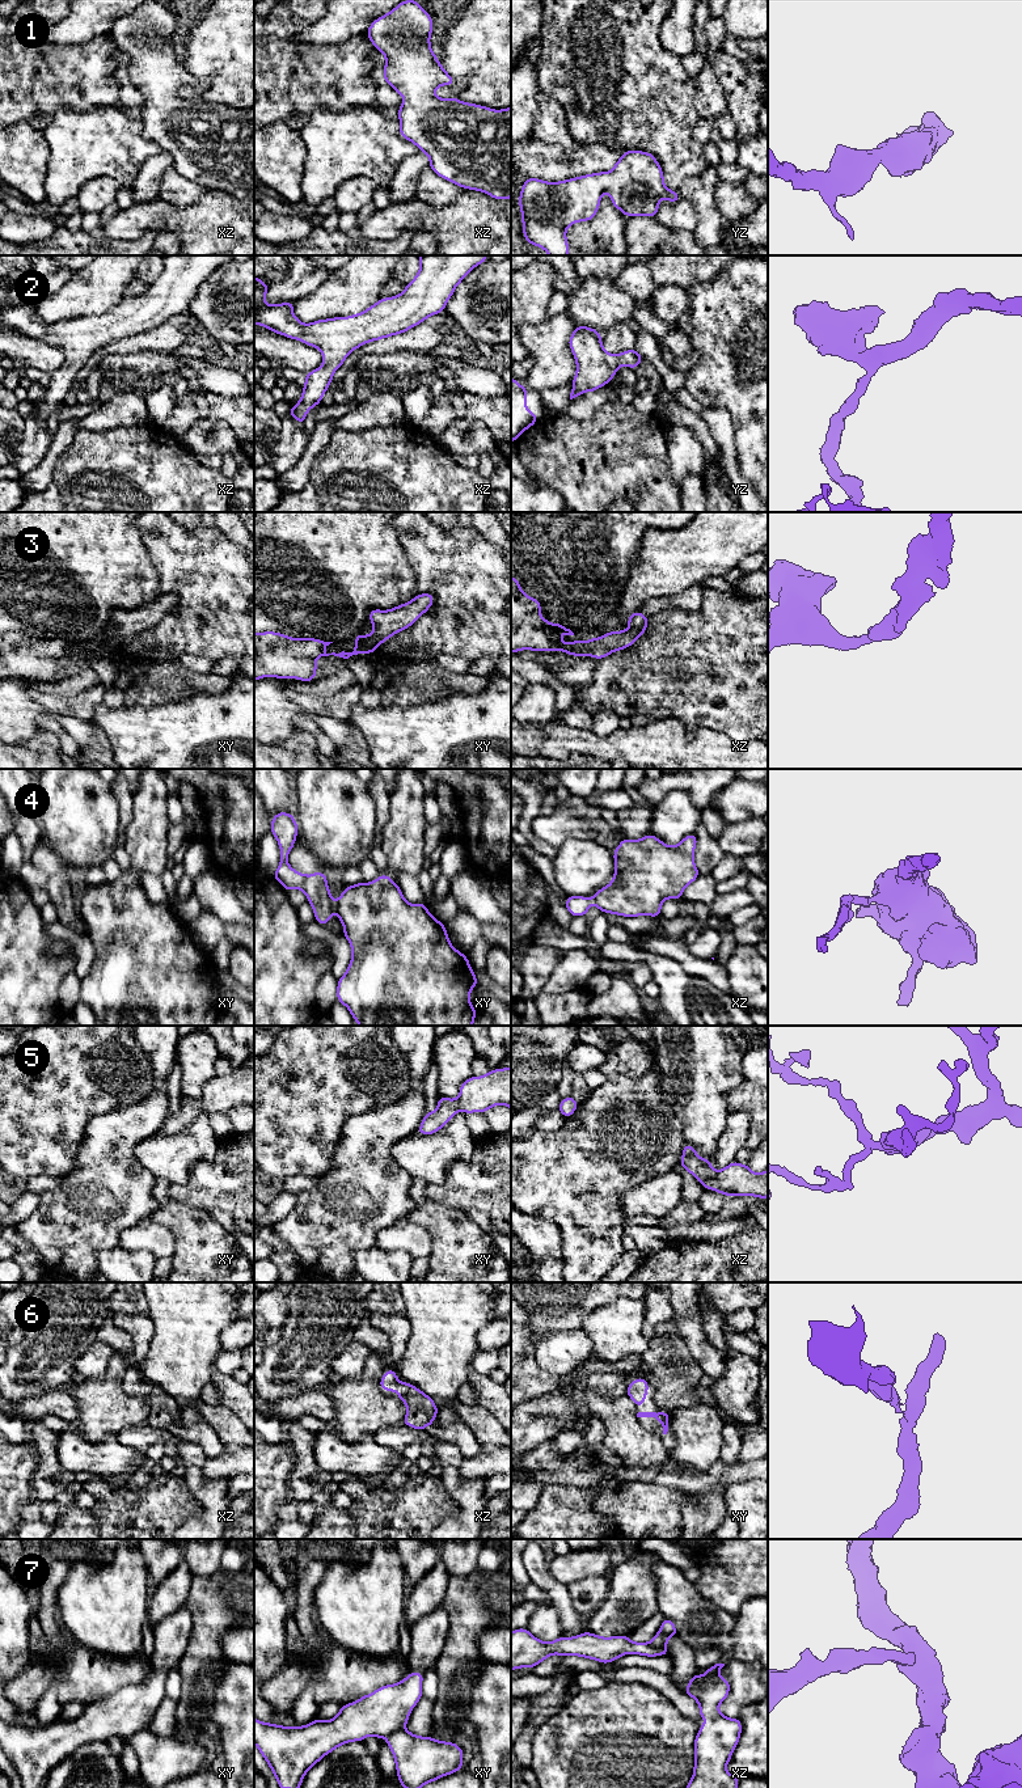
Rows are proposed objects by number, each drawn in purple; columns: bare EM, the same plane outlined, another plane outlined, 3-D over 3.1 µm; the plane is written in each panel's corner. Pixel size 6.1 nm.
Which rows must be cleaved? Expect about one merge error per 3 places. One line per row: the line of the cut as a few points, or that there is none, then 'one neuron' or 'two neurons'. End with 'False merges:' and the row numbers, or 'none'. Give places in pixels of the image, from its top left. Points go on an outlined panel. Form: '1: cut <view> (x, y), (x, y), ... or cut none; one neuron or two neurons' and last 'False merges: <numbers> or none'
1: cut none; one neuron
2: cut none; one neuron
3: cut none; one neuron
4: cut xy (334, 903), (336, 911); two neurons
5: cut none; one neuron
6: cut none; one neuron
7: cut xy (404, 1729), (396, 1729), (387, 1738); two neurons
False merges: 4, 7

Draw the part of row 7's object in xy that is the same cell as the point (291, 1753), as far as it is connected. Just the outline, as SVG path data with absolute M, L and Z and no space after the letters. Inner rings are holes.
M410 1673L396 1685L381 1686L372 1694L345 1704L329 1721L316 1719L304 1726L286 1728L254 1717L254 1743L269 1763L279 1788L300 1788L305 1774L341 1745L363 1741L369 1736L388 1738L396 1730L405 1730L411 1709L422 1698L422 1681L423 1673Z

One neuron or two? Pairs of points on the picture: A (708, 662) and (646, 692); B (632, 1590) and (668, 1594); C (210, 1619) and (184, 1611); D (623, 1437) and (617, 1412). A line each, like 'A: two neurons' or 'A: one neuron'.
A: one neuron
B: two neurons
C: two neurons
D: one neuron

